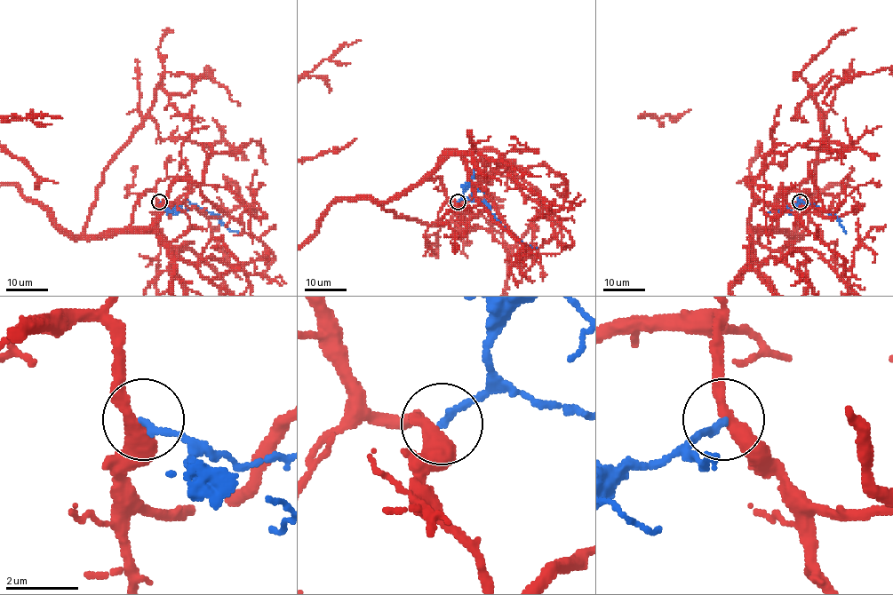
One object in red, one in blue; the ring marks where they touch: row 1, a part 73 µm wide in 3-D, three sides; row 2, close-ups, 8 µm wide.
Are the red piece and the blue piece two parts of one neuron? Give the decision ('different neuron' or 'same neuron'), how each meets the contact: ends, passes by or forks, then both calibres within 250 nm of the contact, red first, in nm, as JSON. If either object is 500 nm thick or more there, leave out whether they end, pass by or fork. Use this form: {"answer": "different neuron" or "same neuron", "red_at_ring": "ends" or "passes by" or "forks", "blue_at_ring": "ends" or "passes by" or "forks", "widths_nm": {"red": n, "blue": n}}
{"answer": "different neuron", "red_at_ring": "passes by", "blue_at_ring": "ends", "widths_nm": {"red": 380, "blue": 200}}

